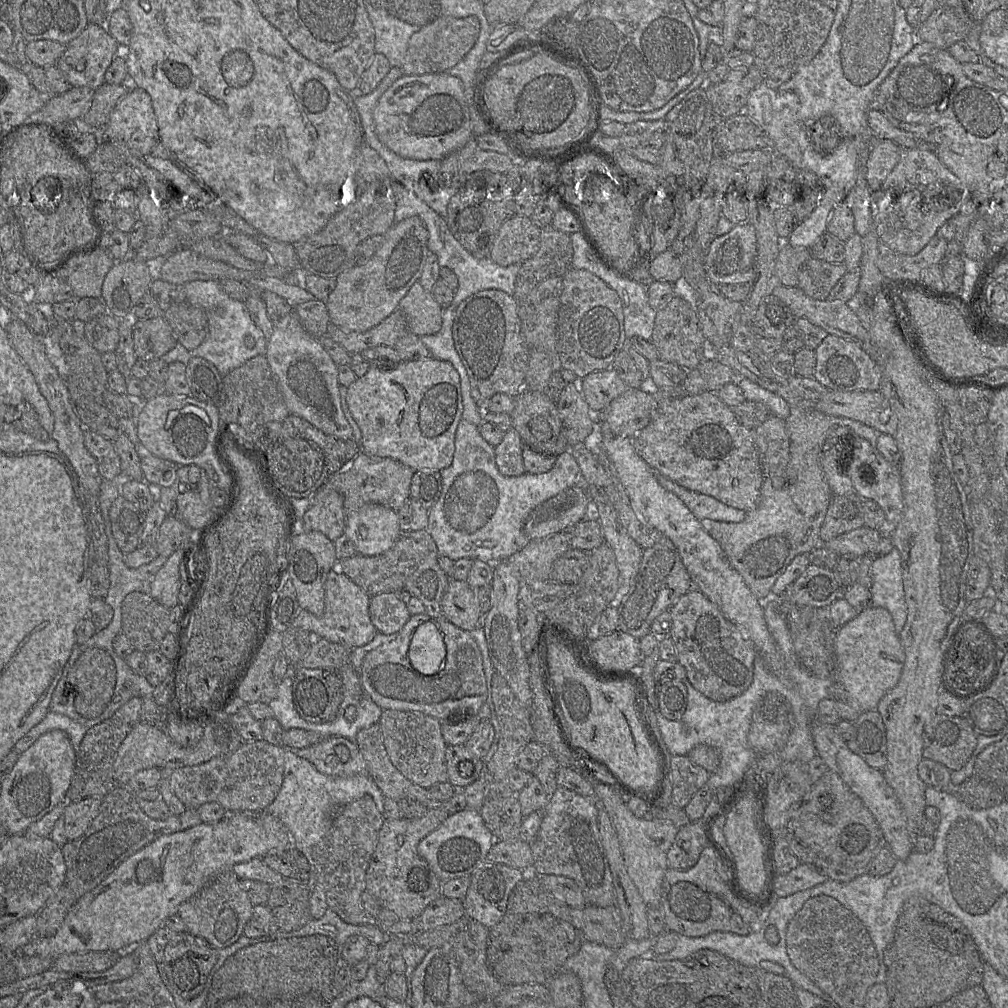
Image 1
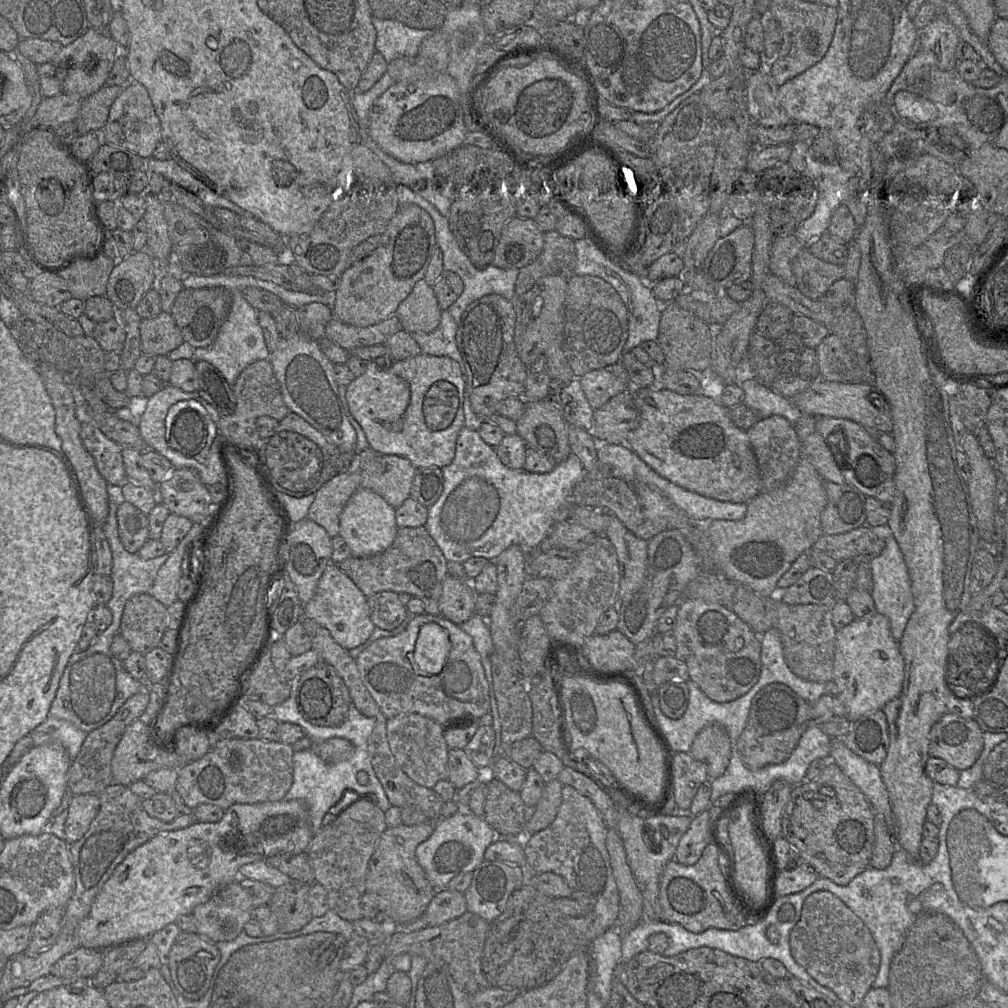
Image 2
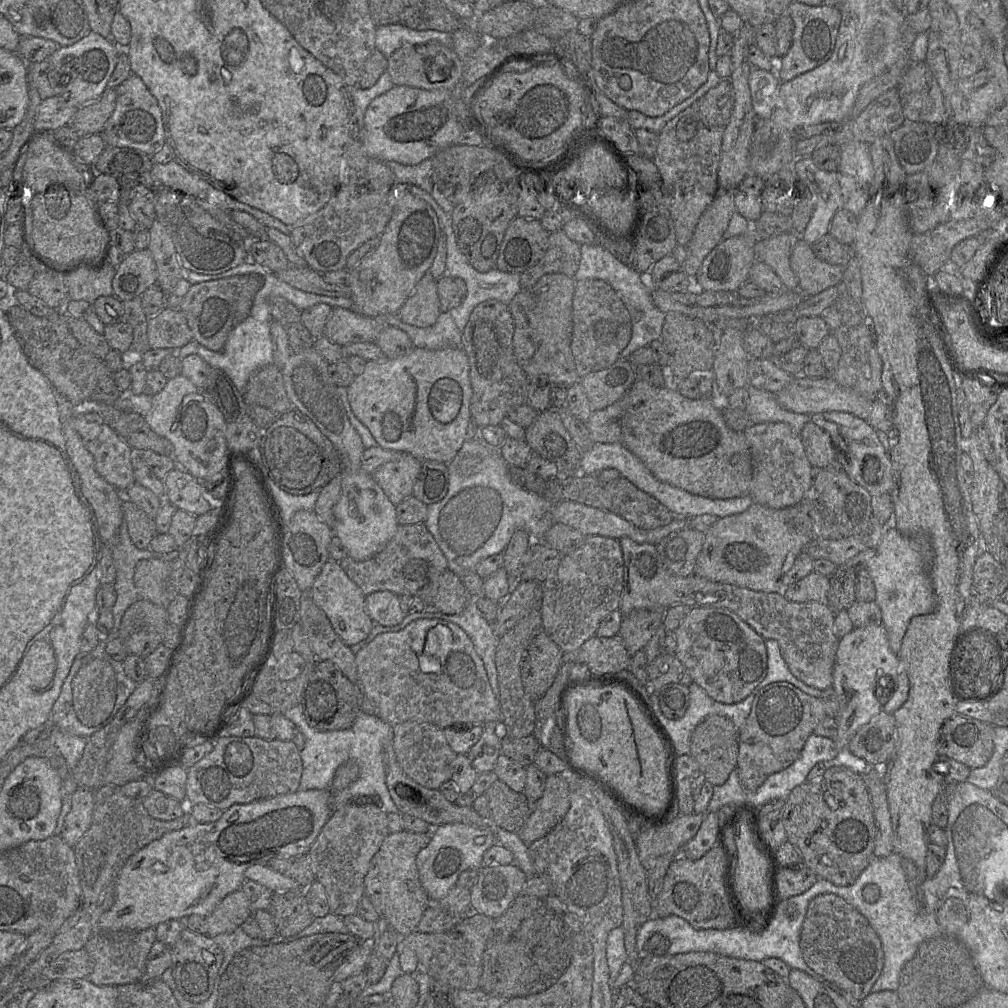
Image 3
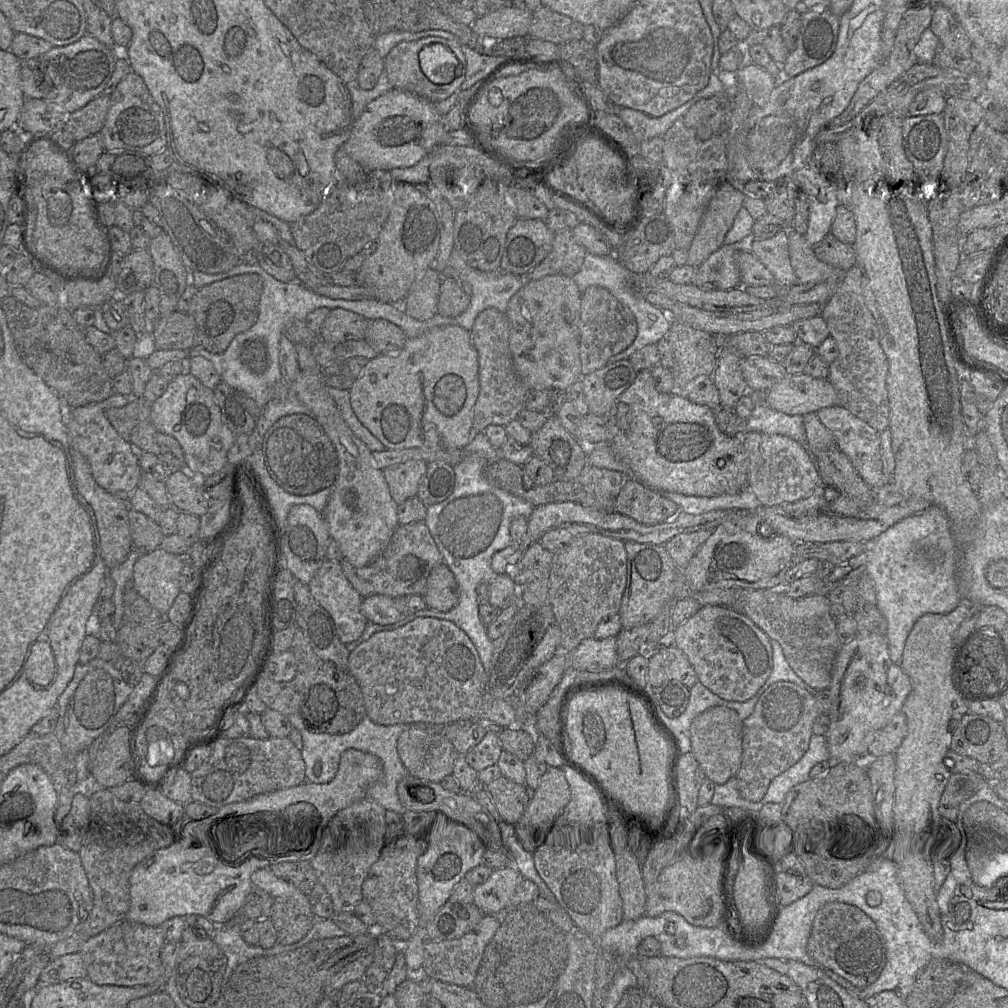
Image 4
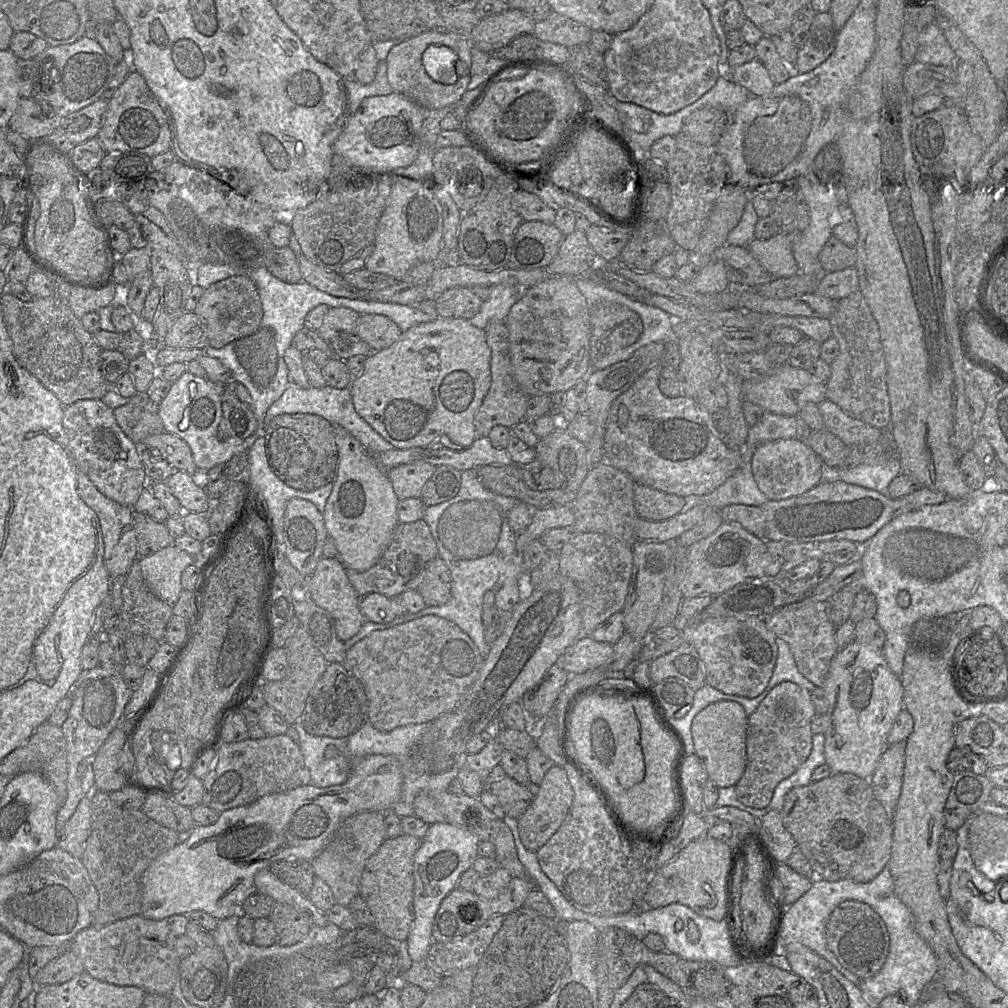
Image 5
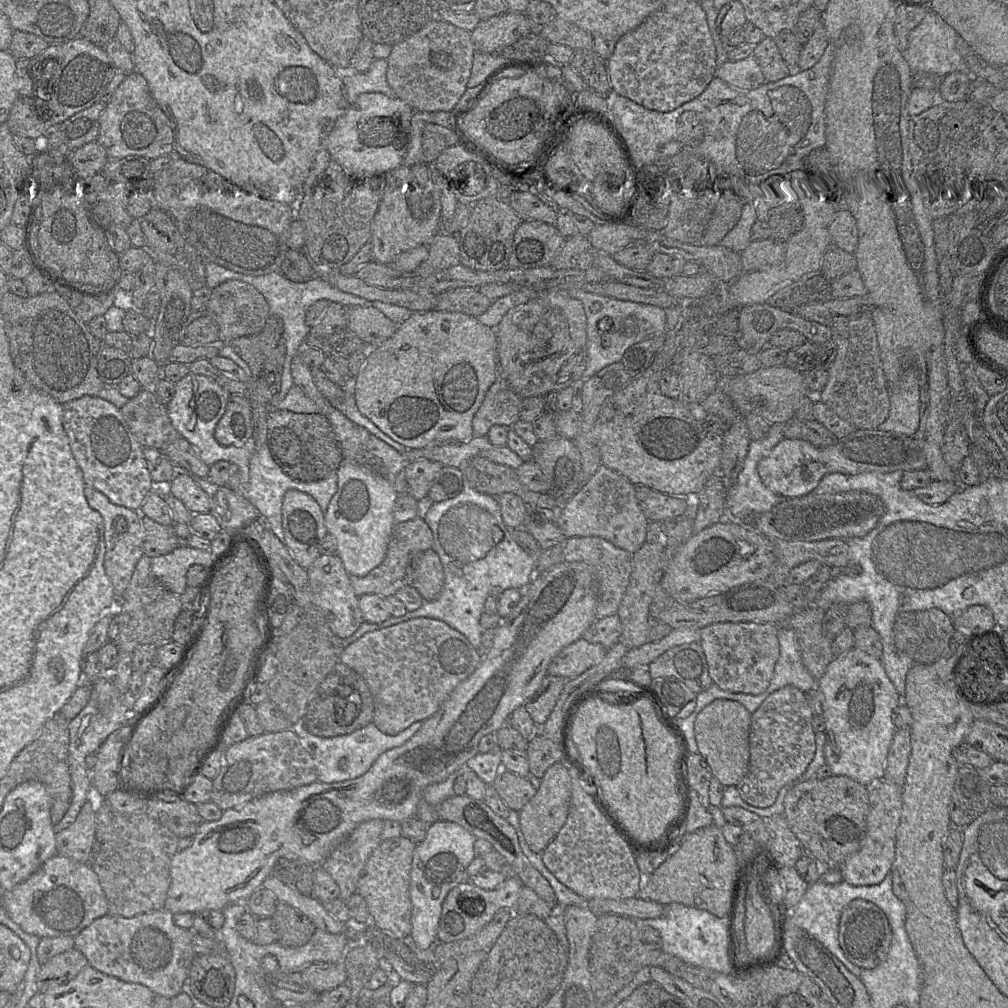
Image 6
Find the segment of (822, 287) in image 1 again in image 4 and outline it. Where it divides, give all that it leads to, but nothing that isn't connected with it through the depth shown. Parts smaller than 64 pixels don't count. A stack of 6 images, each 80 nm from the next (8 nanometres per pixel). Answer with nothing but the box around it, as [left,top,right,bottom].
[788,230,845,283]

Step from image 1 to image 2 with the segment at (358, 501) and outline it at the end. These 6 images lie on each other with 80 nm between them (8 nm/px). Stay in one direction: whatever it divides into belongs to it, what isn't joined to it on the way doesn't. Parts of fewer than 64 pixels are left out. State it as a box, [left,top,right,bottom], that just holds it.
[360,454,416,510]

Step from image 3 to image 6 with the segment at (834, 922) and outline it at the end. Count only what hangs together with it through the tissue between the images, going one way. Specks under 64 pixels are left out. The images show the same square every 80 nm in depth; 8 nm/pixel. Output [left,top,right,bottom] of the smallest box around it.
[838,899,892,969]

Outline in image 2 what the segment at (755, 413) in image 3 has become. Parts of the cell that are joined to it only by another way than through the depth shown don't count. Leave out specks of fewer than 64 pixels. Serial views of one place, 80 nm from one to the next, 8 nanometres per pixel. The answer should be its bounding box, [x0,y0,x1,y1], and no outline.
[736,378,804,425]

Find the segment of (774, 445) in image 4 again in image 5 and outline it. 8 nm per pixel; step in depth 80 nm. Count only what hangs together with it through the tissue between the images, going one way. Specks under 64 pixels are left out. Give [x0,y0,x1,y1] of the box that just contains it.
[752,439,825,501]

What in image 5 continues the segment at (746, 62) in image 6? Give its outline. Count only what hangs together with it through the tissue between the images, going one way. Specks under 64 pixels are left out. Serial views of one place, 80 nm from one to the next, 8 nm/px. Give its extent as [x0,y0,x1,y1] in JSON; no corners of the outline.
[731,59,775,96]

